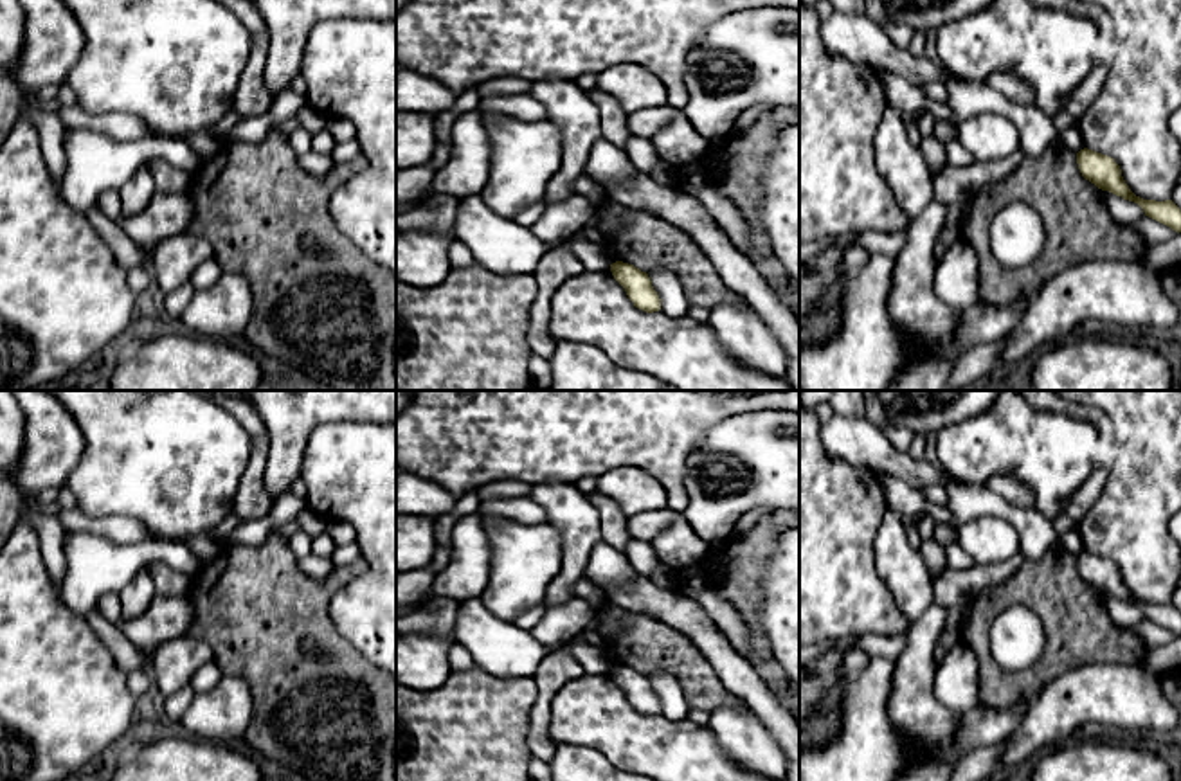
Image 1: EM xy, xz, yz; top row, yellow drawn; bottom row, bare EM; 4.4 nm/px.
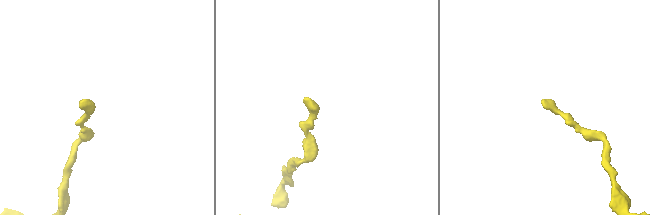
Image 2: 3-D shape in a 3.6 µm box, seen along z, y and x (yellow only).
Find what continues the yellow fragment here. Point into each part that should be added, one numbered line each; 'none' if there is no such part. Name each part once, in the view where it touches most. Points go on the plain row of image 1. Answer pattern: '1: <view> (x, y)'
none

